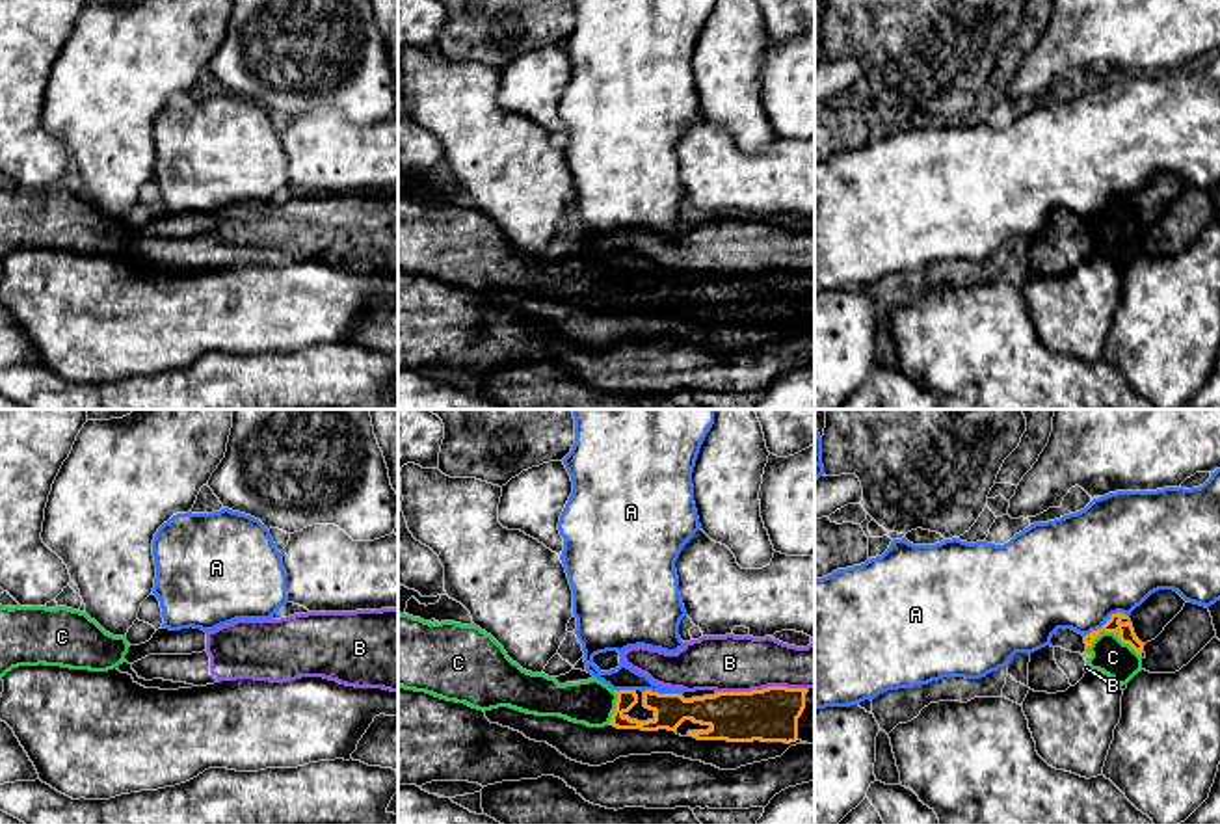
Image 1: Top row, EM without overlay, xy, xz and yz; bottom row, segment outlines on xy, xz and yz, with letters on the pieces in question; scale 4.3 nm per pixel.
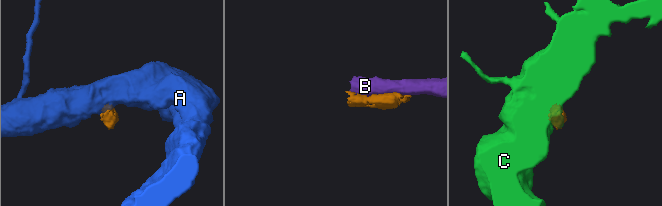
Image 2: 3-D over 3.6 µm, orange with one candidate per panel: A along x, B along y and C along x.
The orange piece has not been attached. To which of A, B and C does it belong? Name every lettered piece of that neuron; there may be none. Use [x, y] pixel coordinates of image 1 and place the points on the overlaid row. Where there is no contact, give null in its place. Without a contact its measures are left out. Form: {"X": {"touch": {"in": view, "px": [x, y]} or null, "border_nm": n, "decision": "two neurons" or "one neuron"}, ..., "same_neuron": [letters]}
{"A": {"touch": {"in": "yz", "px": [1107, 622]}, "border_nm": 220, "decision": "two neurons"}, "B": {"touch": {"in": "xz", "px": [763, 689]}, "border_nm": 400, "decision": "two neurons"}, "C": {"touch": {"in": "yz", "px": [1111, 631]}, "border_nm": 240, "decision": "one neuron"}, "same_neuron": ["C"]}

